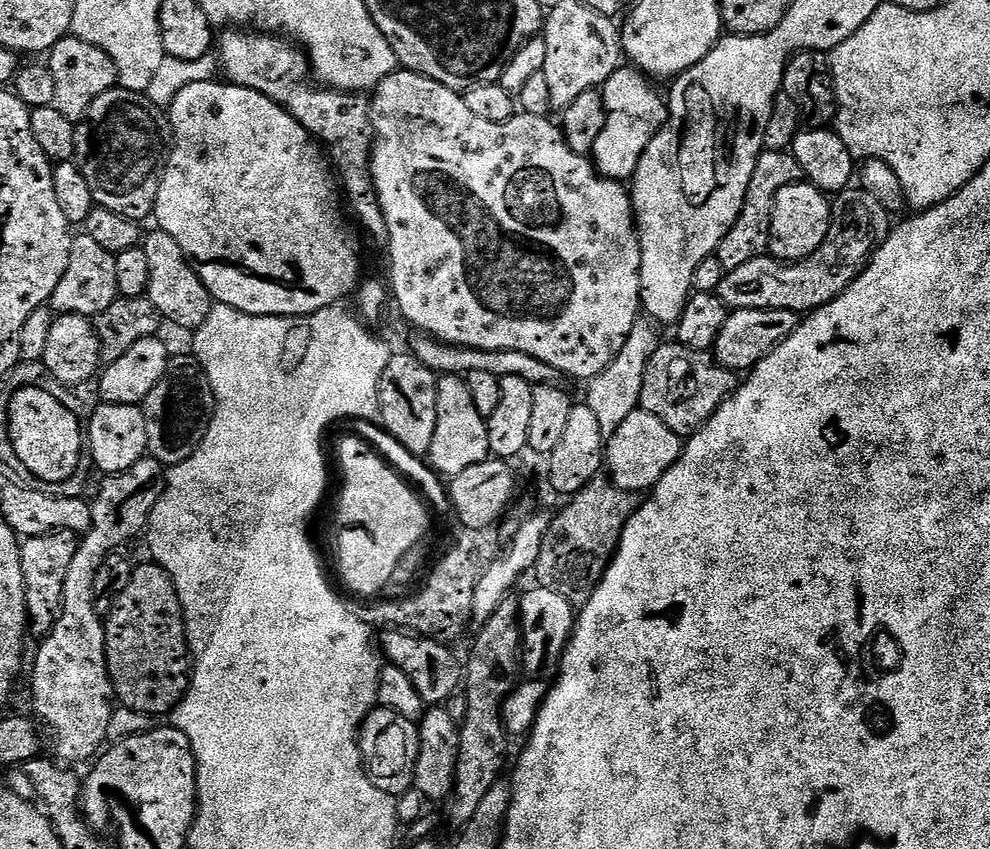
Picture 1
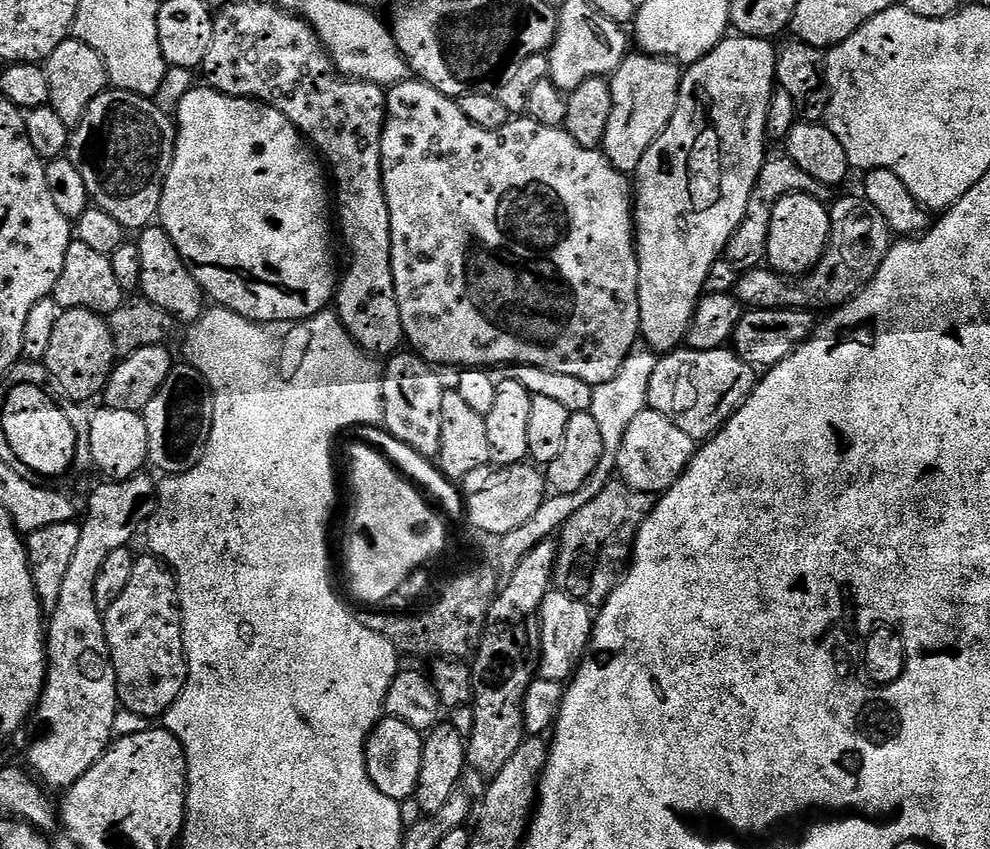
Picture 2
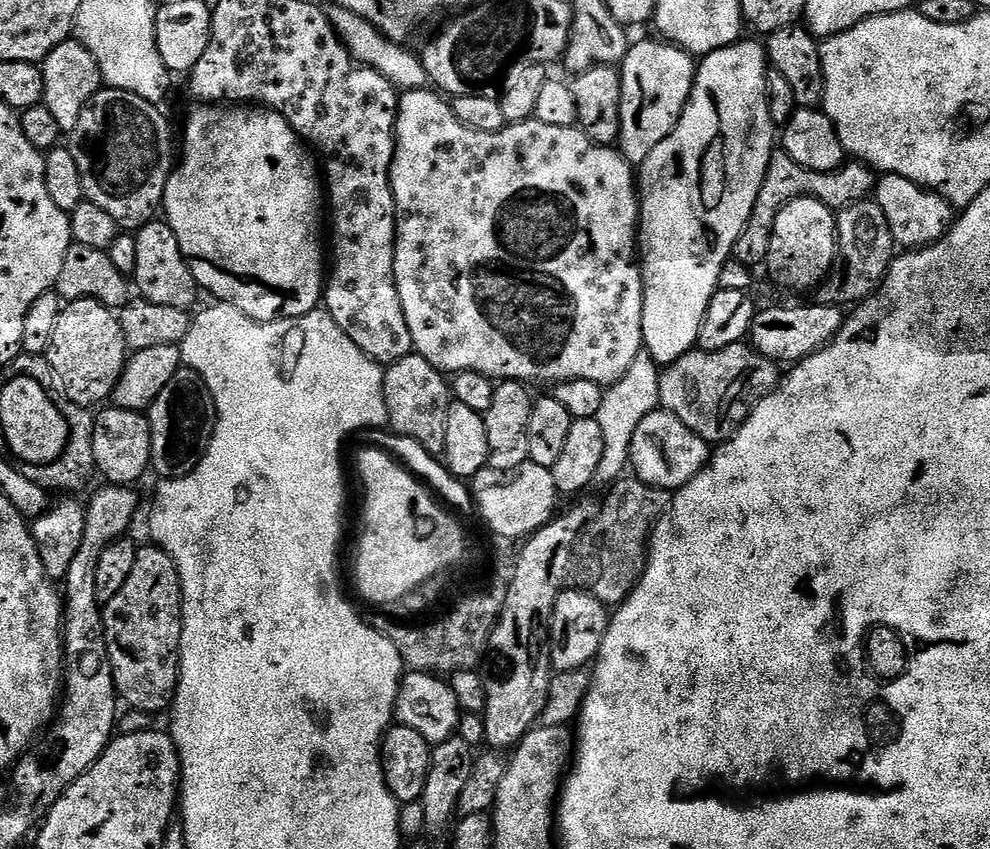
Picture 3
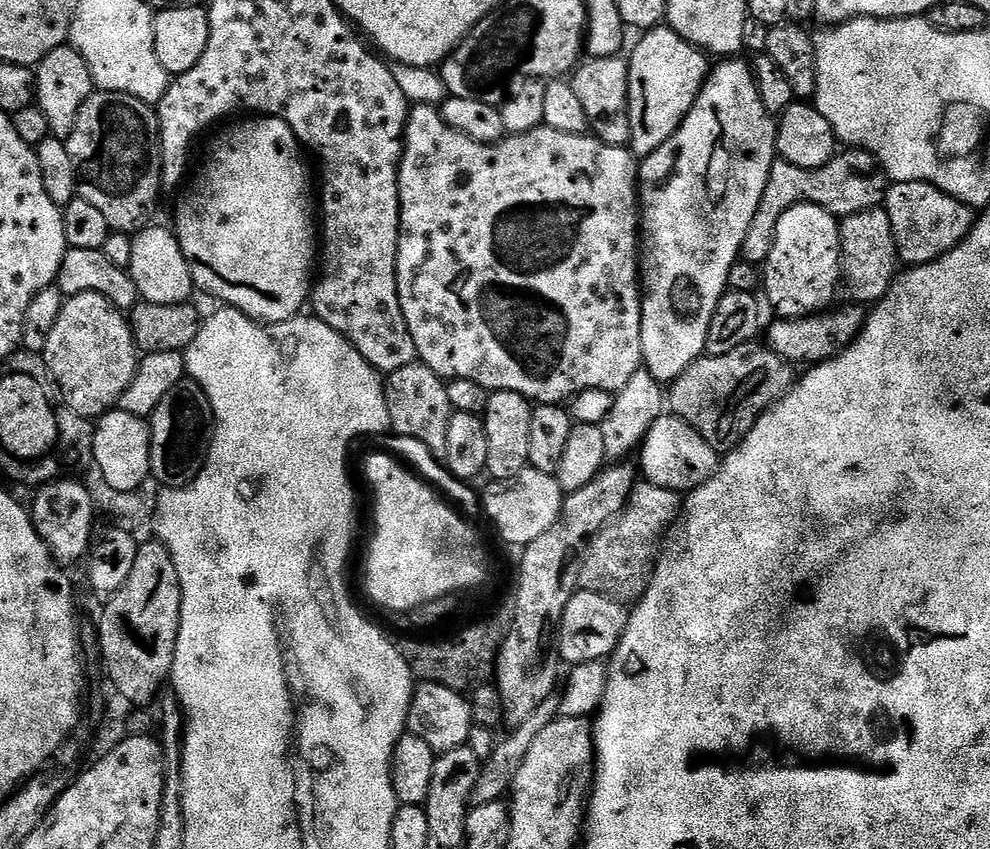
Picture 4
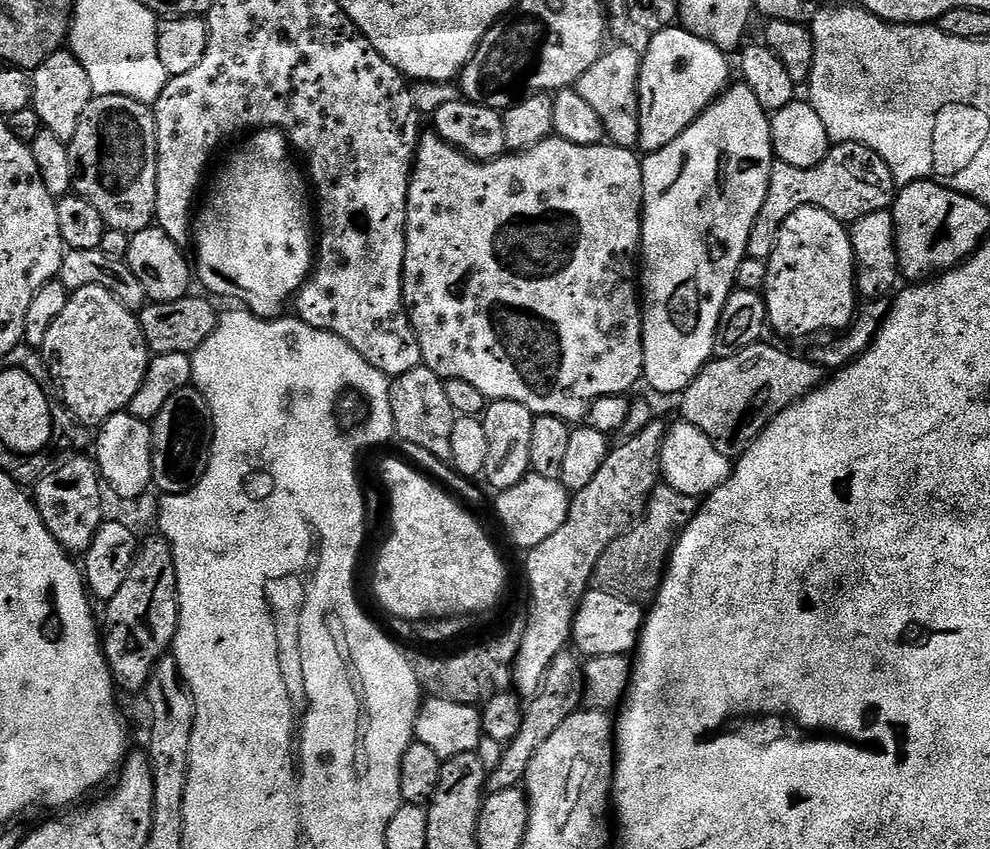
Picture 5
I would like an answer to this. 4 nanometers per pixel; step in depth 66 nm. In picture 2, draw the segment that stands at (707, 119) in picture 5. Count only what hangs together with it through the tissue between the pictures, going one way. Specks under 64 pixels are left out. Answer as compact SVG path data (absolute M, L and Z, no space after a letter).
M736 34L731 38L725 38L714 50L710 50L710 54L706 54L698 63L691 65L683 73L680 81L678 106L674 118L670 118L670 126L666 126L666 130L656 139L654 146L650 146L650 150L646 150L642 162L636 167L634 173L634 231L636 234L636 257L640 260L640 281L638 282L640 330L643 343L657 354L675 352L685 343L688 328L692 325L692 315L696 312L696 301L705 295L706 274L710 274L710 266L714 266L714 262L725 255L734 230L738 230L738 226L746 214L750 194L758 182L766 159L764 144L766 145L768 140L768 111L776 84L776 53L777 49L772 40L753 40Z

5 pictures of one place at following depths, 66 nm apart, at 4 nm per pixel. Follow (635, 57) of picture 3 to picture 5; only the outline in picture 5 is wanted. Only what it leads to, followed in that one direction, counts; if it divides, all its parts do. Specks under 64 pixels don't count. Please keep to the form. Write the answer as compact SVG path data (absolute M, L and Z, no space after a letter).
M673 26L663 28L660 32L653 32L649 40L652 41L649 42L648 49L645 47L642 52L640 81L638 82L638 110L640 111L638 148L644 154L657 152L670 146L670 142L674 142L674 138L683 134L730 84L730 79L728 80L729 57L726 53L718 46L698 38L694 33L687 32L683 26Z

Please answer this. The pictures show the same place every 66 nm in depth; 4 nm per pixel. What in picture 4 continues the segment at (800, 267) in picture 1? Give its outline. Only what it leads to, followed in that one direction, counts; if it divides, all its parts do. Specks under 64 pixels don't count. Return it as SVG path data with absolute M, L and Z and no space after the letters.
M883 207L862 210L853 216L845 216L840 226L840 278L842 292L853 304L871 306L888 292L898 275L898 253L894 242L894 230Z

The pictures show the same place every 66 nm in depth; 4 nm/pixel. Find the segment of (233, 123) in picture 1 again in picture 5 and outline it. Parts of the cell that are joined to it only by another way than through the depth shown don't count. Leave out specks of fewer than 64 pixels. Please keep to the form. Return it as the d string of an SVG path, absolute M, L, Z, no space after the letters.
M261 128L253 131L247 137L248 140L228 161L224 164L224 169L216 176L216 181L212 184L212 189L203 197L202 203L199 205L198 211L194 216L194 244L196 240L196 260L194 256L194 272L204 283L203 291L211 294L213 297L225 296L228 300L241 300L241 305L246 306L247 311L252 315L260 317L261 320L271 320L279 317L280 312L284 308L284 303L291 301L303 286L305 280L308 279L314 268L314 208L310 203L310 184L306 179L305 173L302 171L301 165L292 161L294 157L293 149L288 143L287 136L280 131L279 128Z

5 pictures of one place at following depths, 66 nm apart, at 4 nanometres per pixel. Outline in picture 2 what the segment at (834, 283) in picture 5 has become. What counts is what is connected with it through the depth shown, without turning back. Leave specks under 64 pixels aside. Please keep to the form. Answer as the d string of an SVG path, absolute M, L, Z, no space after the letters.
M805 192L784 196L774 206L774 214L770 218L767 267L785 278L803 276L805 272L812 271L816 263L824 257L831 232L832 217L825 201L807 196Z

